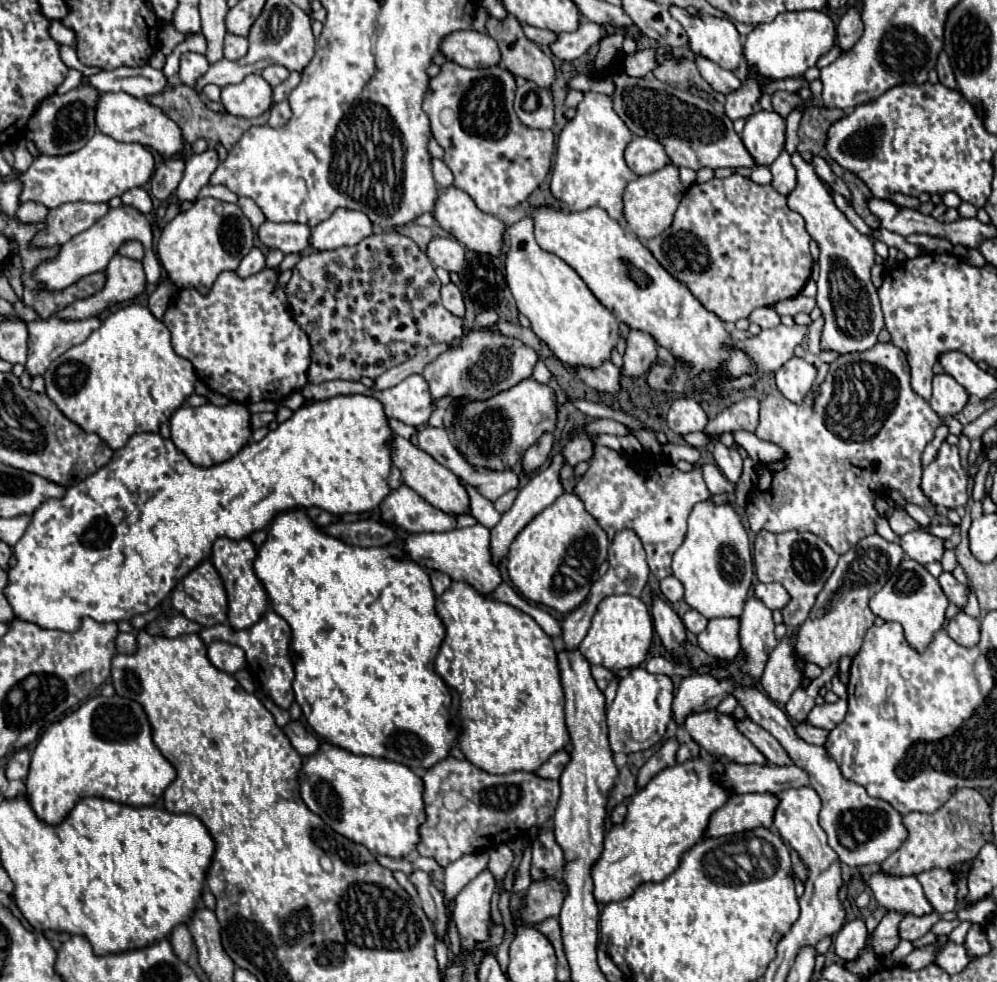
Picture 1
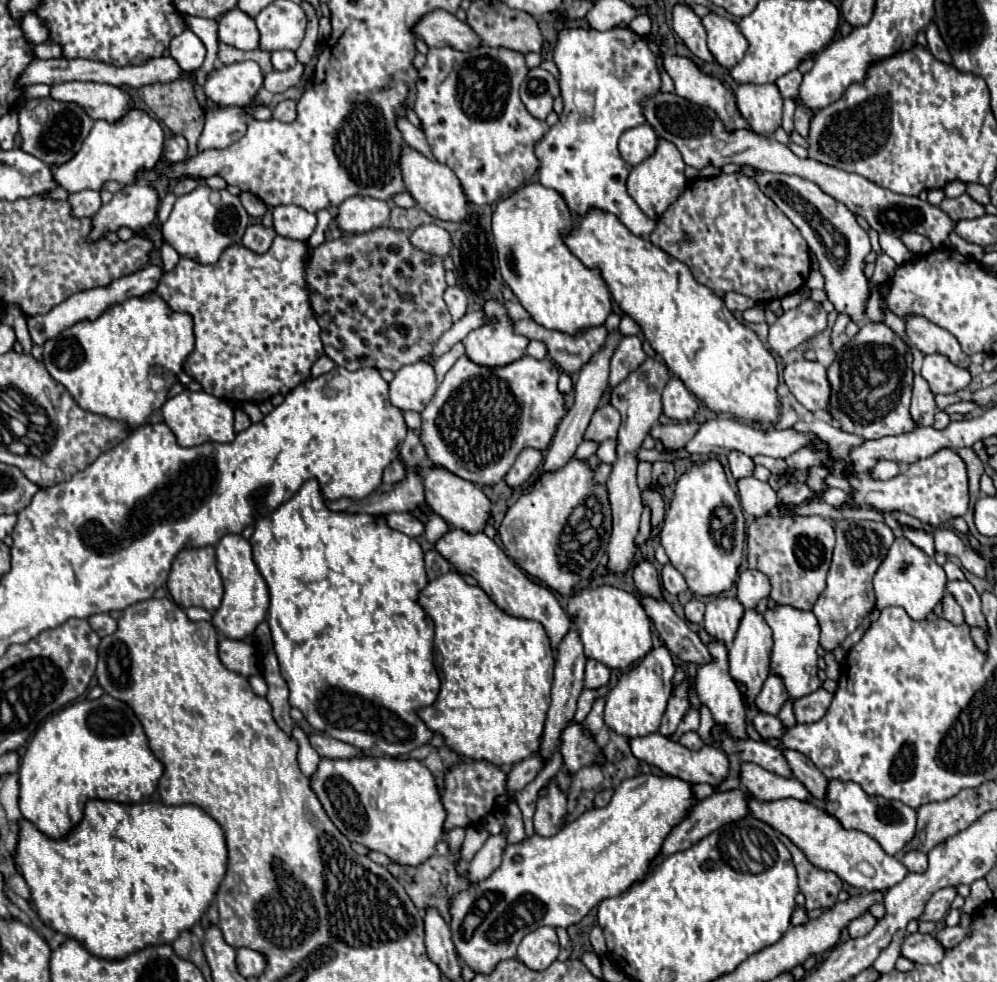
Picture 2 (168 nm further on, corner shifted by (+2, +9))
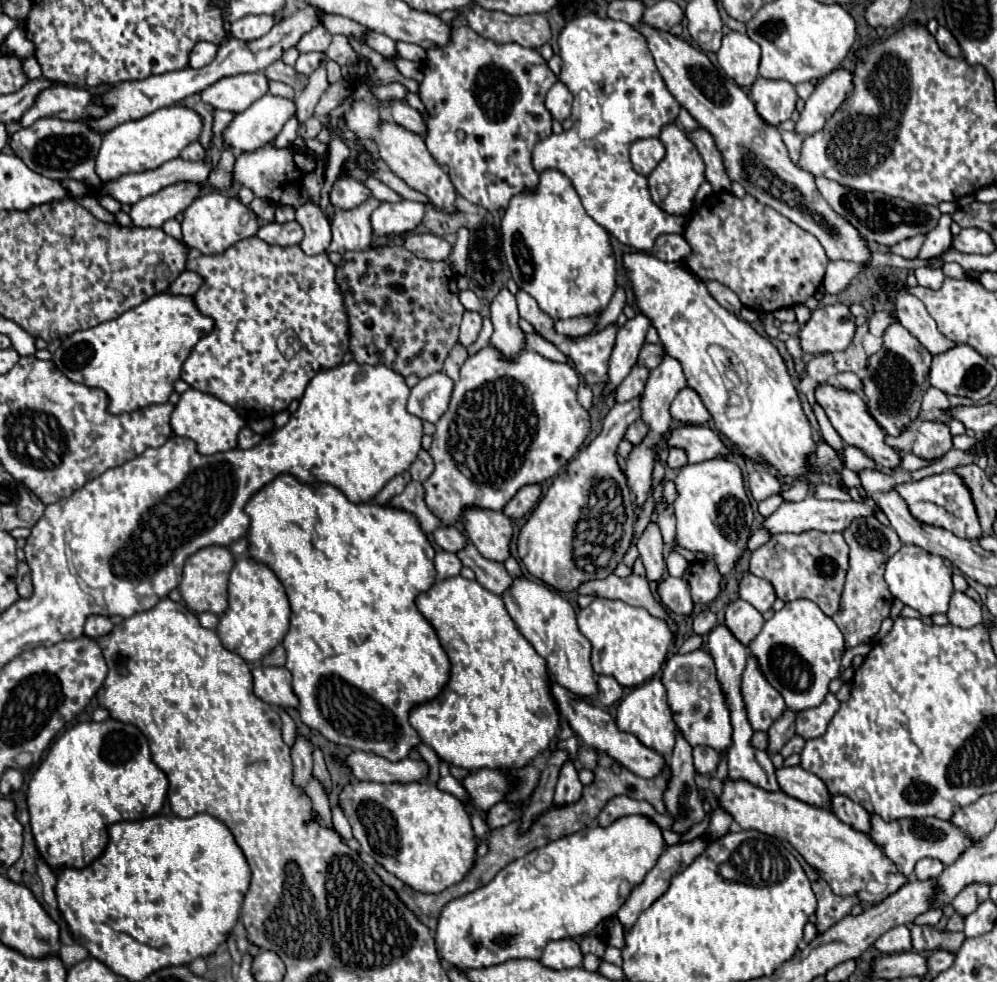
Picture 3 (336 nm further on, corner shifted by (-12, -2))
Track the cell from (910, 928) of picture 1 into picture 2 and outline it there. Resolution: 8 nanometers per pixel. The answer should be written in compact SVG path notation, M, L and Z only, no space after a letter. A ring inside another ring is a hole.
M950 887L950 889L940 889L938 893L934 893L920 917L920 921L940 921L944 919L944 915L948 913L950 909L950 903L954 901L956 897L956 887Z

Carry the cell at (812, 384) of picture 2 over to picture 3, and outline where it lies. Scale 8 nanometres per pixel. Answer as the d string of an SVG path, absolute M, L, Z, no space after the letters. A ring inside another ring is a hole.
M818 384L814 394L816 394L816 402L824 408L824 412L828 416L828 420L832 422L834 430L840 434L840 438L846 444L860 448L862 452L866 452L870 458L874 458L886 470L896 468L900 464L900 452L890 448L890 446L886 446L884 430L876 424L876 420L872 420L872 416L868 416L866 408L864 408L864 400L856 392L840 388L840 386L834 386L834 384Z

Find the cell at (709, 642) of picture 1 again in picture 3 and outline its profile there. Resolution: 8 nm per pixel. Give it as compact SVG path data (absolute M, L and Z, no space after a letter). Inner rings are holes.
M736 600L726 606L726 626L744 646L748 646L764 626L764 618L752 604Z

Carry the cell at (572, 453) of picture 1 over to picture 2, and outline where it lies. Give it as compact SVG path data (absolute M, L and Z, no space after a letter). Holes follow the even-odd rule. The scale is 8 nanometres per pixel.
M610 403L602 405L592 415L590 427L586 431L586 439L594 439L598 443L602 443L606 439L616 439L618 427L620 427L620 413Z

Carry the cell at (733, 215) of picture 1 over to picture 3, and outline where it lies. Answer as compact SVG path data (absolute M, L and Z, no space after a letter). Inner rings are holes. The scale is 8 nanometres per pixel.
M732 192L708 196L686 222L682 234L692 248L690 256L684 258L684 264L700 280L716 280L734 290L742 304L758 314L770 314L780 308L794 308L798 304L804 304L822 284L828 264L824 248L820 248L820 242L812 234L800 232L800 228L796 228L796 224L792 224L786 216L780 216L766 204L760 204L750 194L746 194L744 198L736 198Z

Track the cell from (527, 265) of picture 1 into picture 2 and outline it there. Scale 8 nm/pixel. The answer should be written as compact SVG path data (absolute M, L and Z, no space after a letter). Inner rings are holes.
M528 183L498 201L492 213L492 233L504 283L528 309L532 319L546 329L568 335L602 325L612 311L608 287L598 269L588 269L562 241L574 227L564 197L540 183Z

